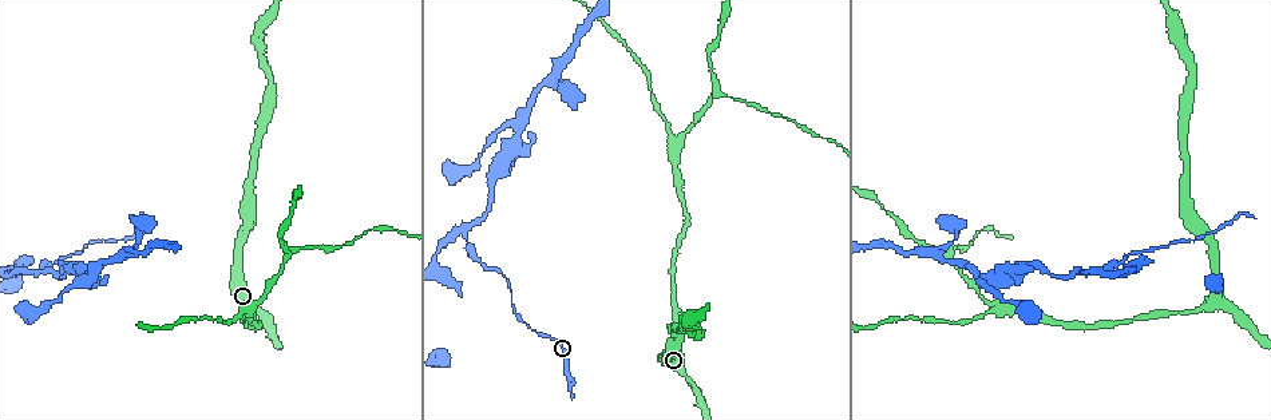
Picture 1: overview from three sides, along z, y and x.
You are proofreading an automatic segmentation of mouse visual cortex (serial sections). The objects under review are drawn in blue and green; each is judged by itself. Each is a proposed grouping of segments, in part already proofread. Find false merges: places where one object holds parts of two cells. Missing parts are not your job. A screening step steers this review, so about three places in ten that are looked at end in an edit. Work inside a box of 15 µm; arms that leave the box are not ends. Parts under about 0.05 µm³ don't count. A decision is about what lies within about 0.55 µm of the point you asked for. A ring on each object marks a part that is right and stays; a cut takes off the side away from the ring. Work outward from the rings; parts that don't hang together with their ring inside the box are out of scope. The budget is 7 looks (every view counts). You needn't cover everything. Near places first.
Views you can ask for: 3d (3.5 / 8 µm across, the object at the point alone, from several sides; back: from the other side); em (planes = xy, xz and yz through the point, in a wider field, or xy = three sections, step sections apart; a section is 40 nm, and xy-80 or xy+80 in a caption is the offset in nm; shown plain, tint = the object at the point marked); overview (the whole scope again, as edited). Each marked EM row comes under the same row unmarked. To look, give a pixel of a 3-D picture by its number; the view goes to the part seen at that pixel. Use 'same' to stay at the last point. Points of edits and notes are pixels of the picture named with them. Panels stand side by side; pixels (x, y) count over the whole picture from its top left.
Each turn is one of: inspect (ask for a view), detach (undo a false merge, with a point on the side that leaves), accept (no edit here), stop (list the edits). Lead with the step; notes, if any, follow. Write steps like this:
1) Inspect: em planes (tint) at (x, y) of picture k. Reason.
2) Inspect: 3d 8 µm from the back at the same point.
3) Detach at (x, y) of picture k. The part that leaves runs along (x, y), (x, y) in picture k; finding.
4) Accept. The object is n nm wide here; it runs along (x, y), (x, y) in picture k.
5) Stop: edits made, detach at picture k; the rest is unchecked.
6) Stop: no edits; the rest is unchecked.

Inspect: 3d 8 µm at (464, 229) of picture 1. Branch point.

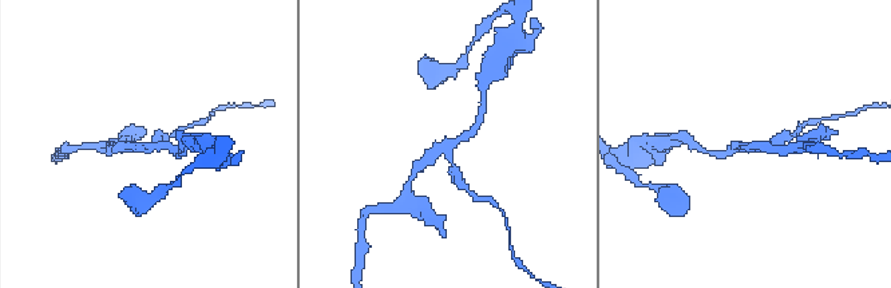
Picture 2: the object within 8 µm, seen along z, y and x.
Inspect: em planes (tint) at (445, 152) of picture 2. 3 arms meet here; the arms are 250, 250, 300 nm wide.

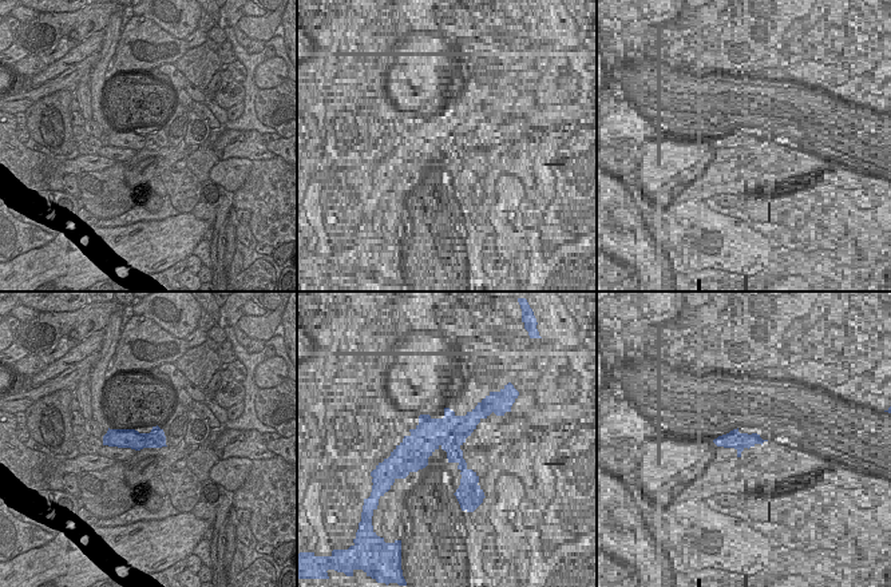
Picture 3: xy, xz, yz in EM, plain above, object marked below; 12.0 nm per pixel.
Detach at (118, 142) of picture 2. The part that leaves runs along (451, 160), (448, 148), (479, 121) in picture 2; a second cell is stuck on.

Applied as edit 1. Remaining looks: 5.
Inspect: overview. Redraw.

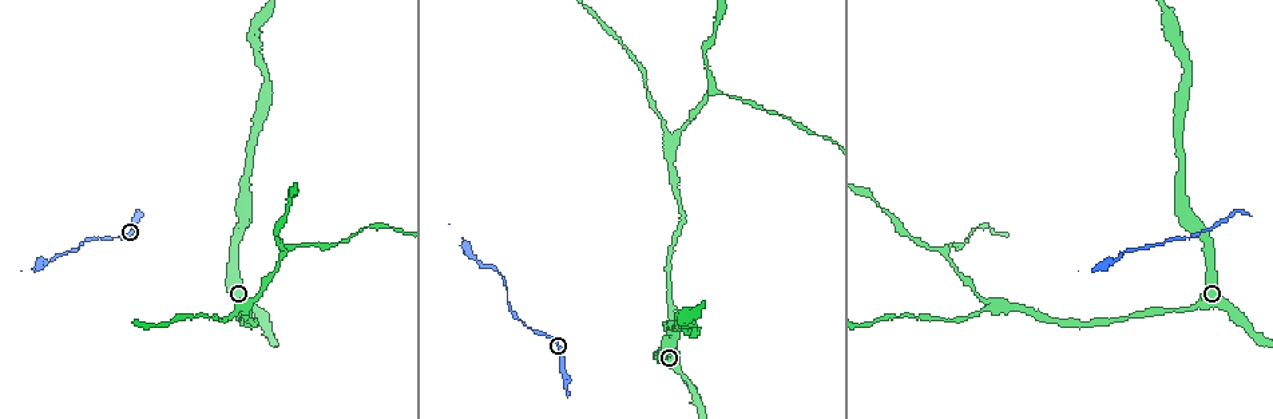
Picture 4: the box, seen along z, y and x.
Inspect: 3d 3.5 µm at (996, 307) of picture 4.

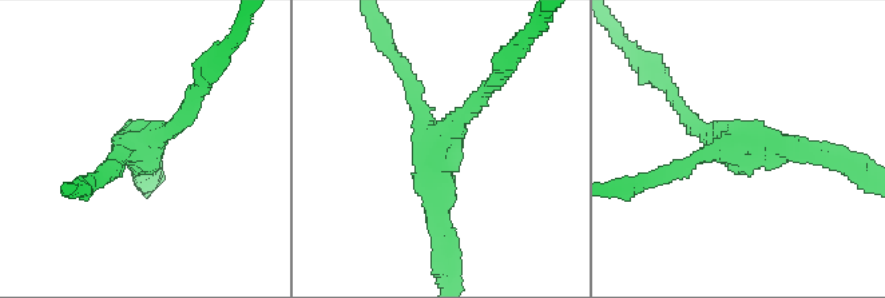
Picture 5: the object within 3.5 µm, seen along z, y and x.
Inspect: em xy step 1 (tint) at (143, 148) of picture 5. Now the EM.

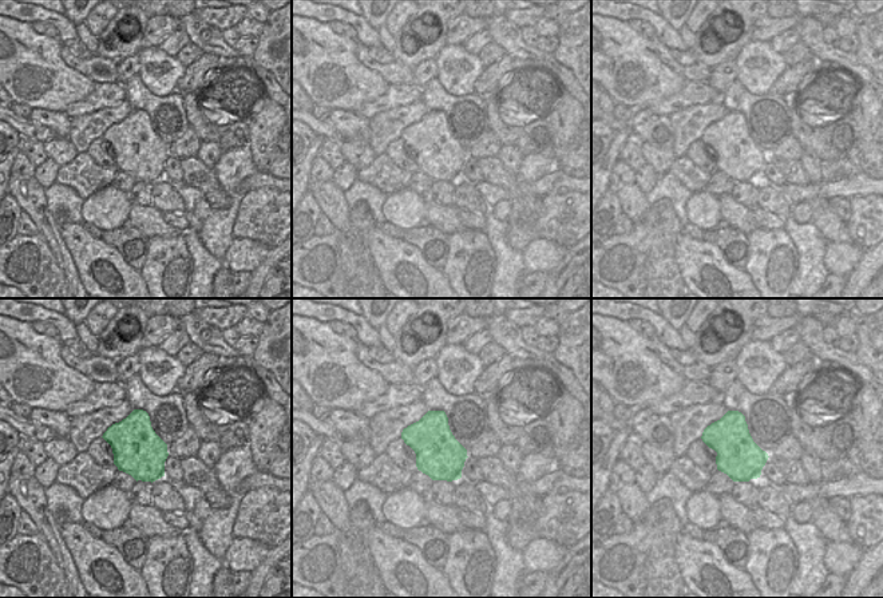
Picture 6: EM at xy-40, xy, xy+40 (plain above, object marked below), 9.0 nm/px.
Inspect: em planes (tint) at the same point. Cut it another way.

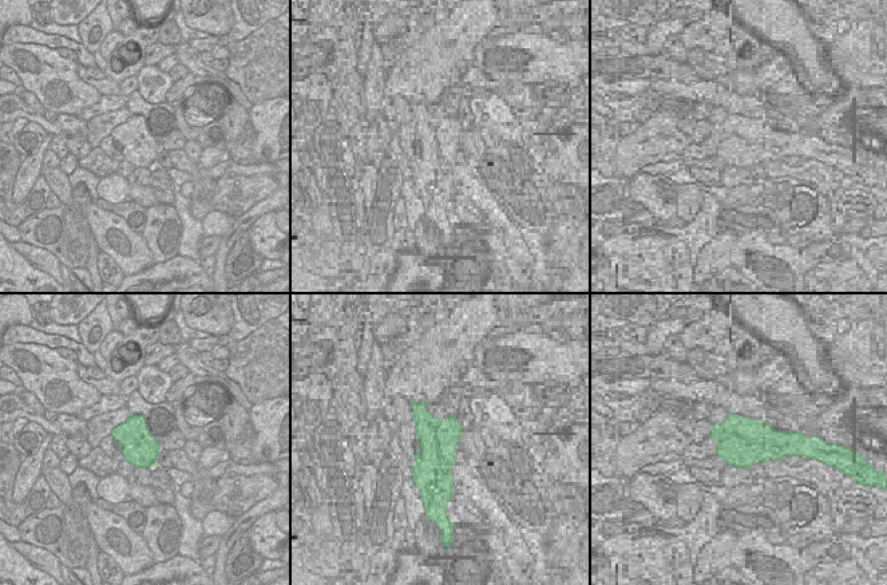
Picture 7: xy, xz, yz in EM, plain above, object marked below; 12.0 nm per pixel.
Accept. It runs along (821, 154), (733, 146), (678, 100) in picture 5; all the same cell.

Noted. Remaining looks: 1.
Stop: edits made, detach at picture 2; the rest is unchecked.

